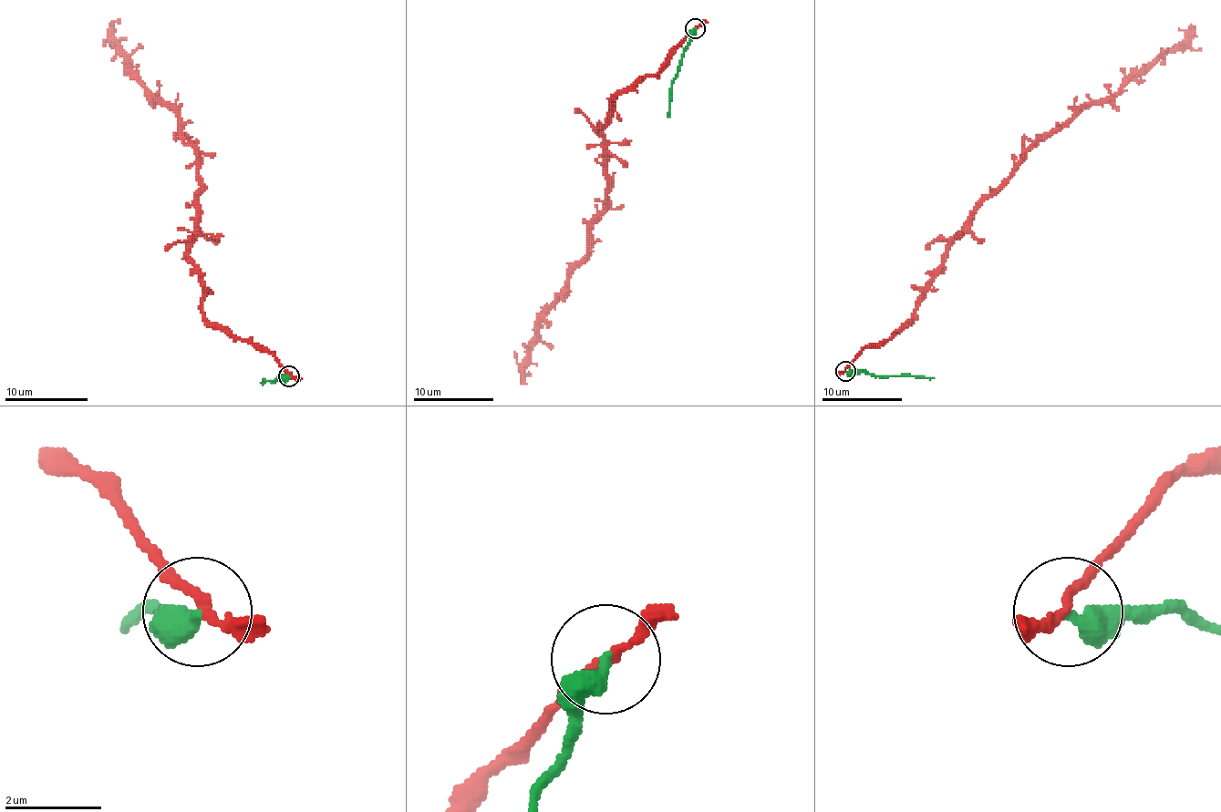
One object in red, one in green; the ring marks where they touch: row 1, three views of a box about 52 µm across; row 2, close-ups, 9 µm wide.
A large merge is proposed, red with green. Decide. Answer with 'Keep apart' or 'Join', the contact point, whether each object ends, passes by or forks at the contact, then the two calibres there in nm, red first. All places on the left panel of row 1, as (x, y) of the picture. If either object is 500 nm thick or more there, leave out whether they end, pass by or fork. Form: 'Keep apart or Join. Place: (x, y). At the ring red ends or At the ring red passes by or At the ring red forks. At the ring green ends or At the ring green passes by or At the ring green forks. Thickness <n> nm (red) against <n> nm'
Keep apart. Place: (289, 375). At the ring red passes by. At the ring green ends. Thickness 180 nm (red) against 440 nm

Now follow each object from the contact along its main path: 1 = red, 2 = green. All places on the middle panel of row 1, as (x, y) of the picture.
1: (696, 28), (656, 75), (611, 100), (597, 130), (607, 209), (544, 315), (529, 372)
2: (696, 28), (671, 85), (667, 117)

